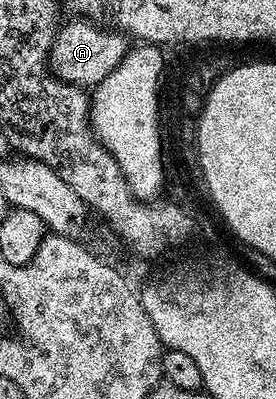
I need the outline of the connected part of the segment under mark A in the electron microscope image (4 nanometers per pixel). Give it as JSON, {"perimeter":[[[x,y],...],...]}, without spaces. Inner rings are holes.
{"perimeter":[[[72,18],[72,21],[61,23],[52,48],[48,51],[48,66],[51,75],[57,80],[68,84],[77,84],[79,88],[87,89],[94,86],[122,62],[130,47],[129,37],[122,32],[109,30],[93,21],[83,18]]]}

